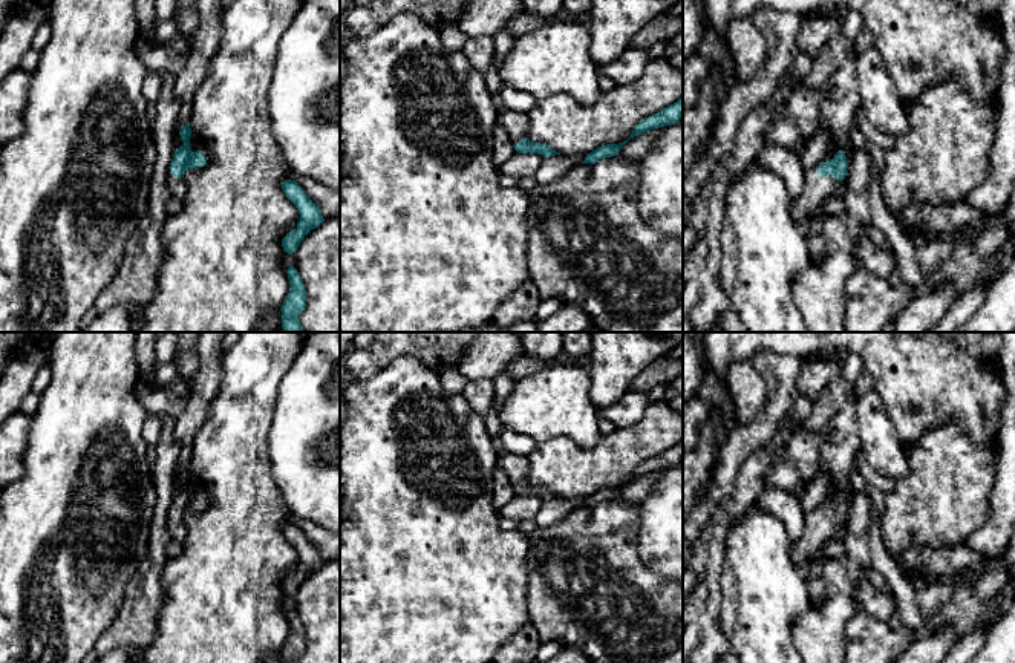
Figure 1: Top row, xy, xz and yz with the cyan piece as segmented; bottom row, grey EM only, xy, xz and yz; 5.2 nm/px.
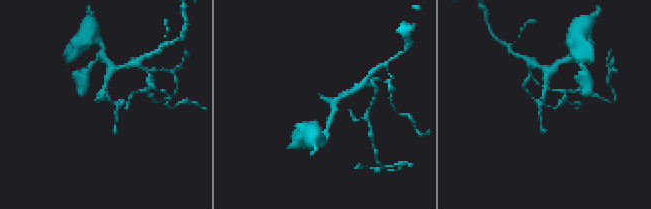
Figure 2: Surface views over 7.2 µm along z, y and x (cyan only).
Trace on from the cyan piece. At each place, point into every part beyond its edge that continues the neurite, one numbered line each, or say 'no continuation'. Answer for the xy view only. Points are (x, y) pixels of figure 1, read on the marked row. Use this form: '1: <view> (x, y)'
1: xy (178, 187)

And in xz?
1: xz (519, 120)

